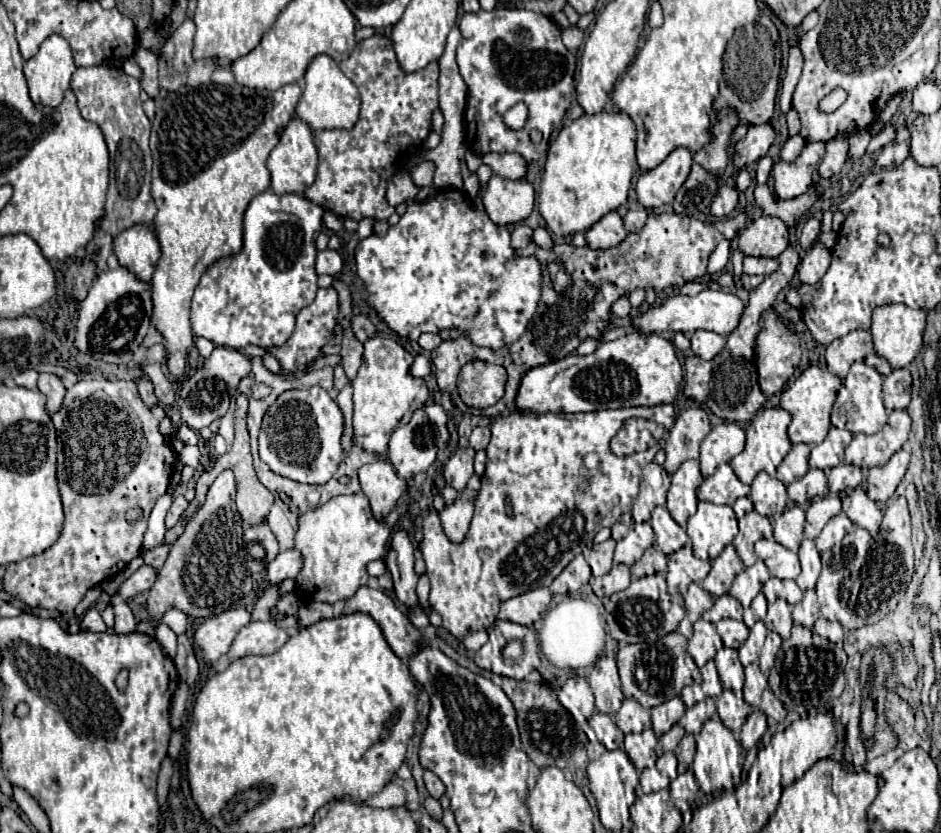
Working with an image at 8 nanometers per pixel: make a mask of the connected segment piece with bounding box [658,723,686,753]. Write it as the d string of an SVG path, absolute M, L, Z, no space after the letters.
M674 725L670 731L666 731L662 737L660 737L660 741L658 741L658 747L662 749L662 753L668 753L668 751L674 751L676 747L678 747L678 743L680 743L680 739L684 737L684 727L682 725Z

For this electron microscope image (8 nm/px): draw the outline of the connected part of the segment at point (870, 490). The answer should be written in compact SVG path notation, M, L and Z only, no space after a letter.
M900 449L890 457L890 461L886 465L872 467L868 471L868 479L866 479L868 497L872 501L886 503L894 495L898 483L902 481L904 473L906 473L906 467L908 467L908 461L910 461L910 451Z

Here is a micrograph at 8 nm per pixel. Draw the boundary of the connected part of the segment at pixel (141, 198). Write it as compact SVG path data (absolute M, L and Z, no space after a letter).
M96 65L78 67L72 75L70 87L78 99L78 109L86 121L96 121L104 133L110 151L110 185L106 193L106 219L112 221L118 231L134 223L152 223L156 205L150 197L150 121L142 111L140 83L128 77L122 69Z

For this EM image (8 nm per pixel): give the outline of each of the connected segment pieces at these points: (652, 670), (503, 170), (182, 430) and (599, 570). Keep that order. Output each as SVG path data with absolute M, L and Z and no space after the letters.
M670 633L666 637L660 637L654 643L622 645L616 659L618 659L624 697L636 699L646 709L678 697L680 691L700 675L694 659L686 651L686 645L688 645L688 639L680 633Z
M488 153L482 157L486 165L492 167L494 173L502 175L504 179L522 179L528 171L528 163L520 159L520 155L504 155L504 153Z
M180 423L180 427L178 427L178 437L184 441L184 445L196 445L196 443L198 443L198 435L196 435L186 423Z
M608 539L600 545L594 545L588 555L588 565L592 567L592 575L606 575L612 569L612 555L614 555L616 541Z

